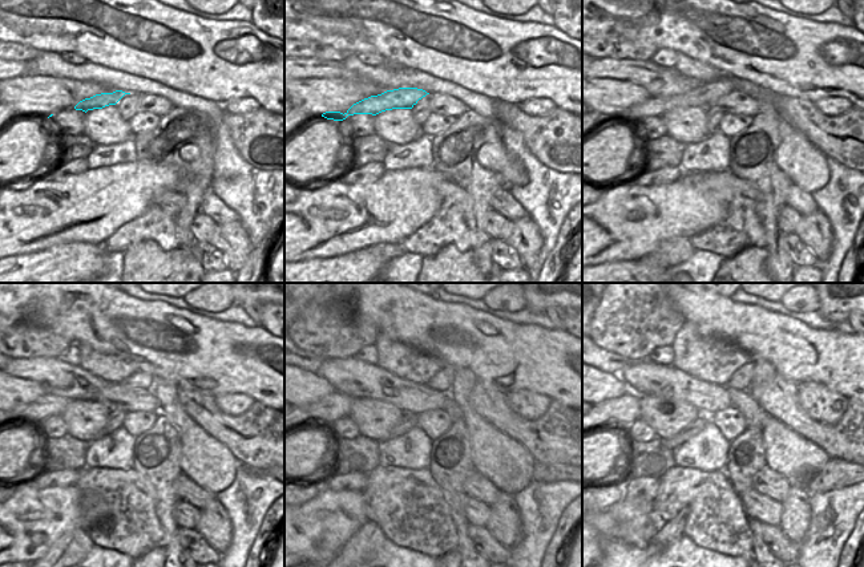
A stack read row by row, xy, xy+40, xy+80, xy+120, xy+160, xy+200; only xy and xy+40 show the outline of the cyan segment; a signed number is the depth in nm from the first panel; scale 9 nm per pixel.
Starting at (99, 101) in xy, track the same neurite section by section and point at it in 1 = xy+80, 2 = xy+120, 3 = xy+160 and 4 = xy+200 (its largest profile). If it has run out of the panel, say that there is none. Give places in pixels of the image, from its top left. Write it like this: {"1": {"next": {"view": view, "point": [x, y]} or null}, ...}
{"1": {"next": {"view": "xy+80", "point": [706, 94]}}, "2": {"next": {"view": "xy+120", "point": [47, 405]}}, "3": {"next": {"view": "xy+160", "point": [327, 410]}}, "4": {"next": {"view": "xy+200", "point": [620, 412]}}}

